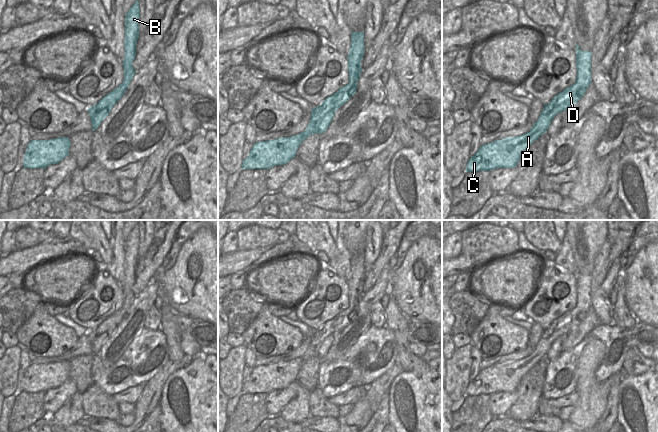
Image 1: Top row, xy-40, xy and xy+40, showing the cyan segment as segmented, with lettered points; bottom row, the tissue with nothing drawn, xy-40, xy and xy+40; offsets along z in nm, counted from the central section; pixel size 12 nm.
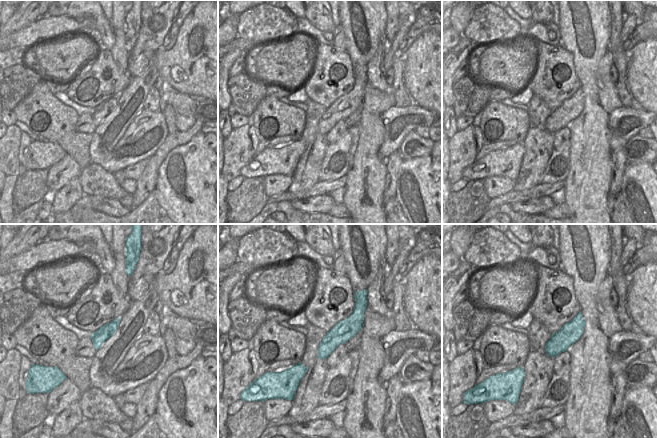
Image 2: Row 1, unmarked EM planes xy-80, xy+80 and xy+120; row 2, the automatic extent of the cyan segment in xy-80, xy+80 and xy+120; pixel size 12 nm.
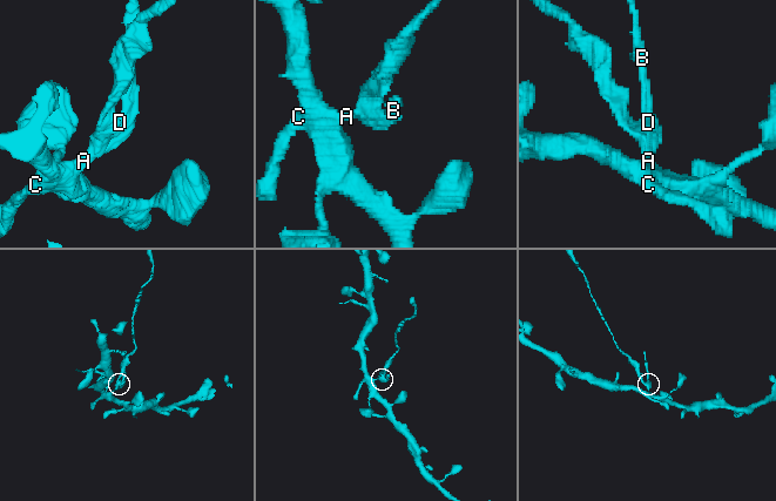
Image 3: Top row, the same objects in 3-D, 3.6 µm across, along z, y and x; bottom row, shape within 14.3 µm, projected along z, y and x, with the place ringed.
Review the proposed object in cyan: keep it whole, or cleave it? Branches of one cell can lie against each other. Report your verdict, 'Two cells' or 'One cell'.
Two cells.

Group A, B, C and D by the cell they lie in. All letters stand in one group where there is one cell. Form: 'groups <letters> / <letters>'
groups A C / B D

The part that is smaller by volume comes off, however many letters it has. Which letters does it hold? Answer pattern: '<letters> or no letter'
B, D

